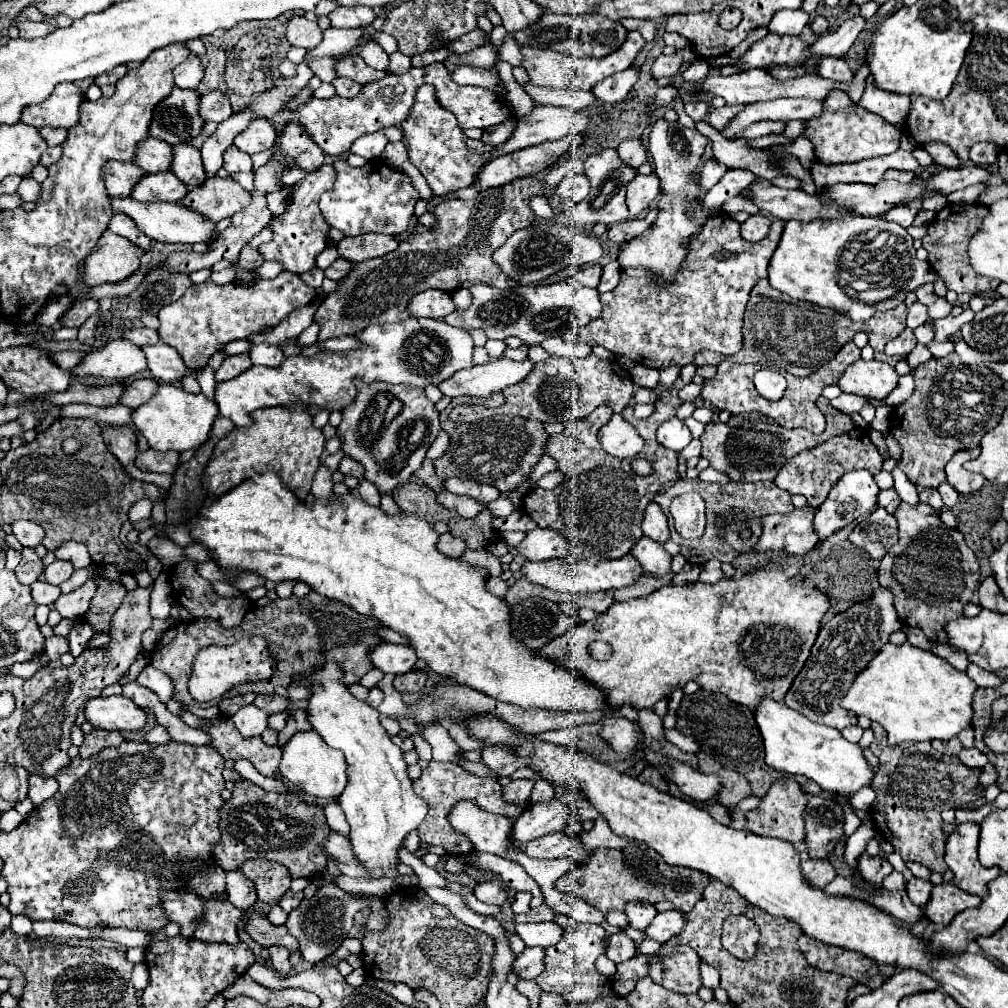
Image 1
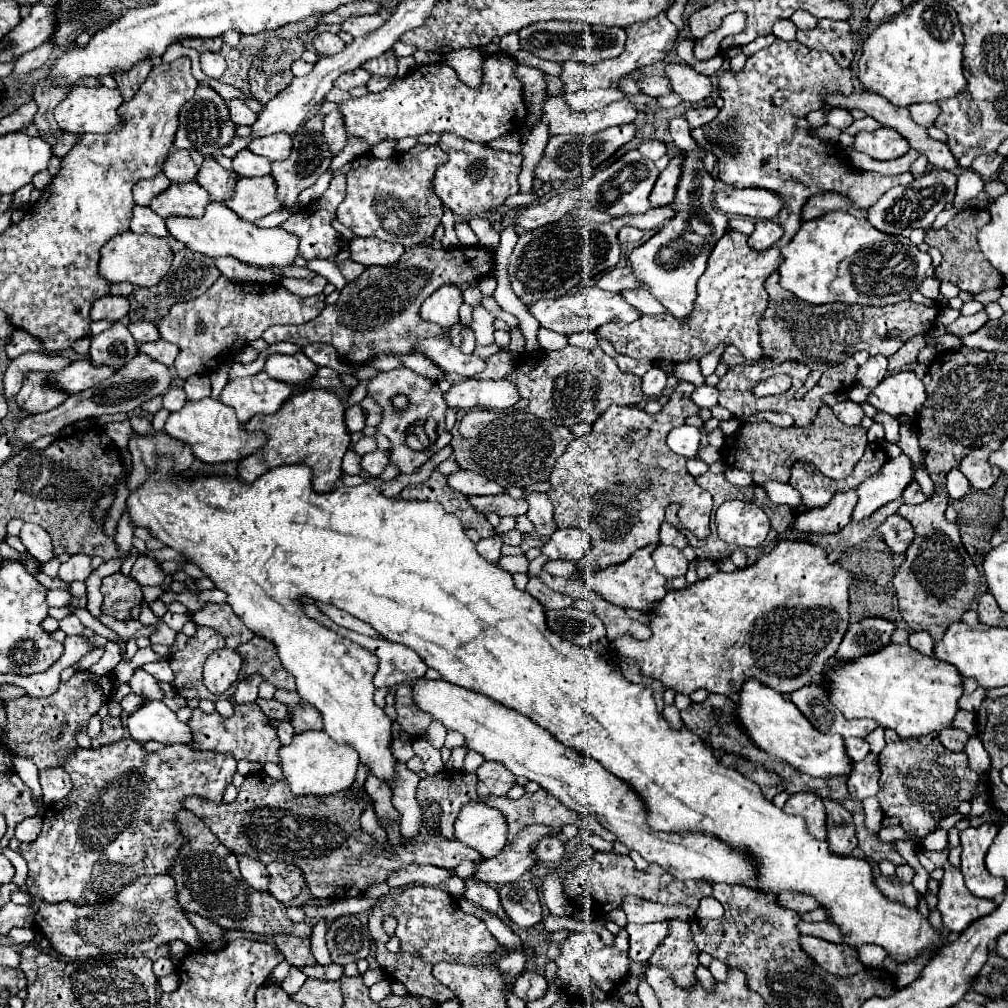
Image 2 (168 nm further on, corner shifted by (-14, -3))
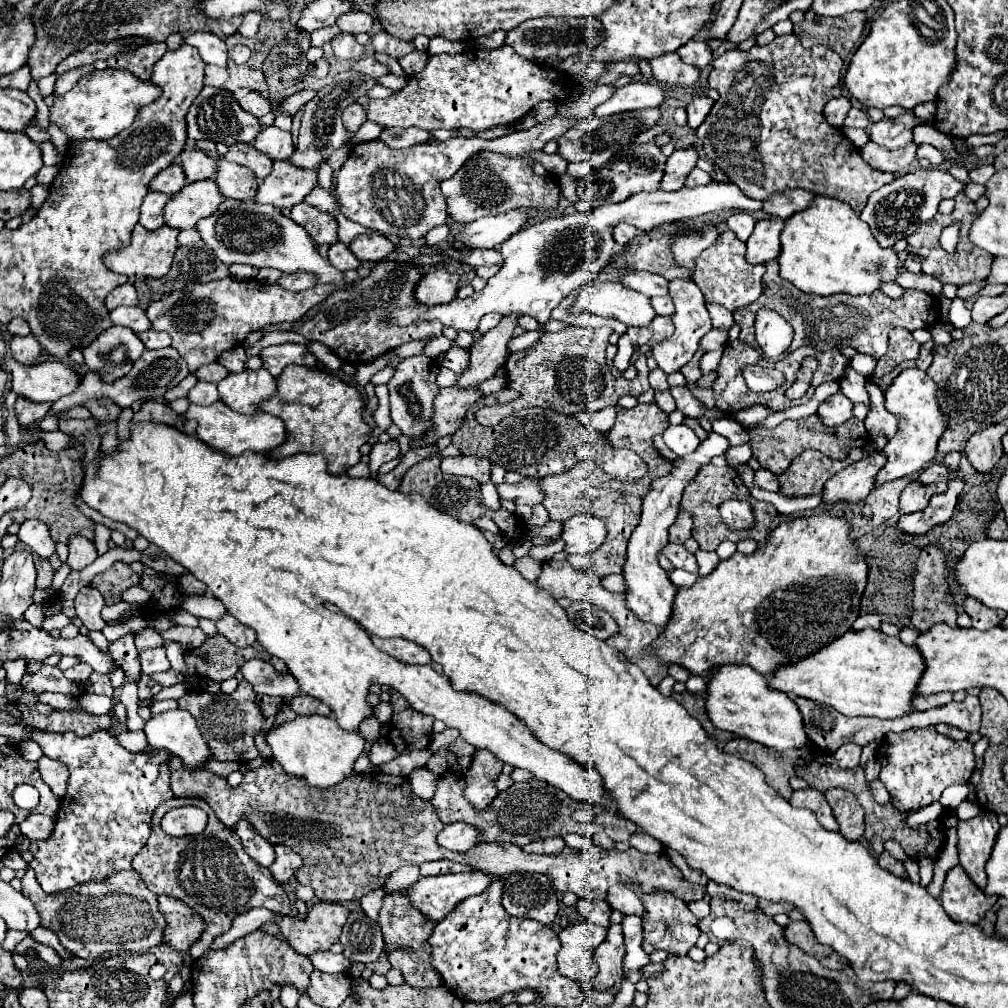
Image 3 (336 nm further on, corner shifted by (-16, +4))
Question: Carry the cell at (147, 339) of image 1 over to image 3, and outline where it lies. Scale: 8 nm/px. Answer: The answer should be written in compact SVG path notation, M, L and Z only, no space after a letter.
M120 306L120 308L116 308L116 310L110 312L110 320L112 320L112 324L120 324L120 326L132 328L136 334L152 328L152 324L150 324L144 308L140 308L140 306L134 306L134 308Z

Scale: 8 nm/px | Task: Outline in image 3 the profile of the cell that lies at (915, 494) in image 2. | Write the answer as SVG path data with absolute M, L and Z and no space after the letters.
M932 464L920 472L918 480L920 480L920 484L928 486L928 484L936 484L936 482L946 482L948 476L950 474L948 474L948 468L944 464Z

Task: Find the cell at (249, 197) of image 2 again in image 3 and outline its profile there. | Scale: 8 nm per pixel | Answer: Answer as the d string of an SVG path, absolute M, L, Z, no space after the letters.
M288 160L274 162L272 172L258 186L254 202L256 204L272 204L282 210L294 204L300 204L304 196L316 188L316 172L296 170Z

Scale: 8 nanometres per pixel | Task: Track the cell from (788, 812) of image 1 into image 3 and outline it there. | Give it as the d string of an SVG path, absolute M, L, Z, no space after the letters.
M804 788L804 790L796 790L790 798L790 804L796 808L808 808L816 814L818 822L826 828L826 830L834 830L838 832L838 822L834 820L832 808L826 800L826 796L814 788Z

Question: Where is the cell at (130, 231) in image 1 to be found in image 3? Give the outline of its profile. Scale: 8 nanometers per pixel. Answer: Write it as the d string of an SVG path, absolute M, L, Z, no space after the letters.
M154 192L146 194L142 208L140 208L140 224L146 230L158 230L164 226L162 208L168 202L168 198L170 198L168 194L154 194Z

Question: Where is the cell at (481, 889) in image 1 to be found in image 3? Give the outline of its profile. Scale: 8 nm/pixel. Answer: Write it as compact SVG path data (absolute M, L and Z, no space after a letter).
M510 874L504 880L502 906L510 916L550 924L558 914L558 896L544 874Z

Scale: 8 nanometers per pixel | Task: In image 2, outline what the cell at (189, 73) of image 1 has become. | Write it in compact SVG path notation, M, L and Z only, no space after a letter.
M204 51L200 55L200 63L202 63L202 71L208 75L208 77L214 77L218 79L224 71L226 71L226 61L220 53L212 53L212 51Z

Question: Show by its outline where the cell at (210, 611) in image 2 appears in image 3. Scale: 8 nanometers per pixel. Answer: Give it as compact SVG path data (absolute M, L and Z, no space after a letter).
M226 612L220 620L216 620L216 626L222 636L226 636L232 644L236 644L240 648L244 648L256 640L256 632L248 626L242 626L230 612Z

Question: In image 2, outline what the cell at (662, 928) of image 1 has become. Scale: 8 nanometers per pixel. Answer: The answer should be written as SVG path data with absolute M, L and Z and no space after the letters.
M666 921L646 923L646 925L628 923L626 931L628 931L628 943L630 943L630 949L628 949L630 963L644 963L650 959L650 955L660 945L660 941L668 935L668 923Z

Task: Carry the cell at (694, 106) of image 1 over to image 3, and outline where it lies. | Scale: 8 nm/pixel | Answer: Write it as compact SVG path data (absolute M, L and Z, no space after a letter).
M700 96L700 98L694 98L688 106L686 106L686 112L688 112L688 126L690 128L698 128L704 118L708 116L708 112L712 110L714 106L714 100L710 100L708 96Z

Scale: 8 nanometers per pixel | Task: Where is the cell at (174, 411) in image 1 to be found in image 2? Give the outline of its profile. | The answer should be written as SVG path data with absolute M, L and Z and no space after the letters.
M212 397L202 399L198 403L188 401L188 405L176 413L172 413L166 421L166 433L186 441L192 445L192 451L196 459L204 463L226 463L226 461L240 461L248 457L250 453L258 451L262 445L266 445L268 435L264 431L246 431L242 423L238 423L234 409L224 405L222 401L216 401Z

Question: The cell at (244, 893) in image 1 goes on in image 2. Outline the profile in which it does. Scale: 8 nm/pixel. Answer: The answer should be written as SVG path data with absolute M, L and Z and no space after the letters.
M238 857L240 863L240 871L246 879L246 883L256 889L256 891L266 891L268 889L268 869L266 865L262 865L262 861L254 861L254 857Z

